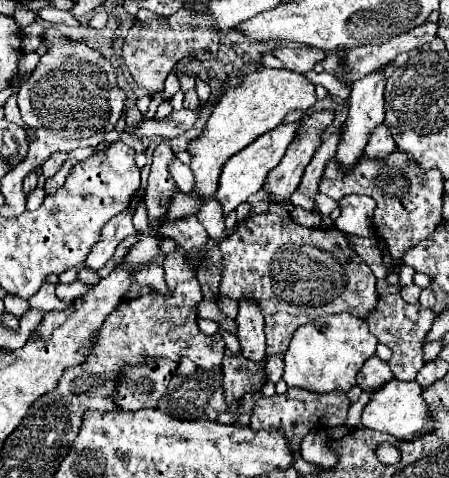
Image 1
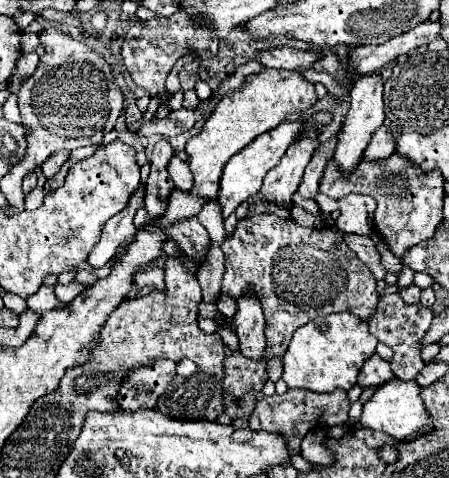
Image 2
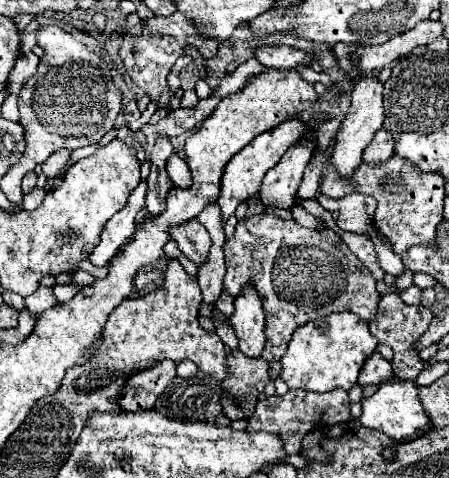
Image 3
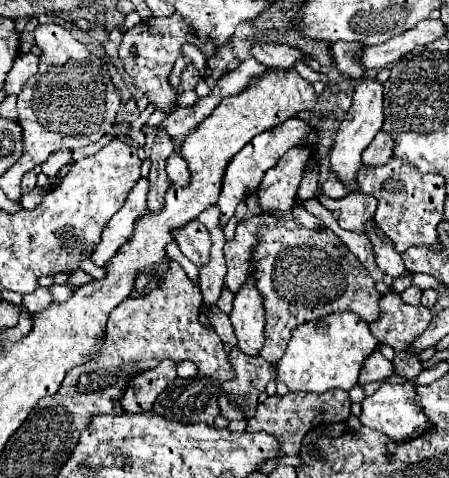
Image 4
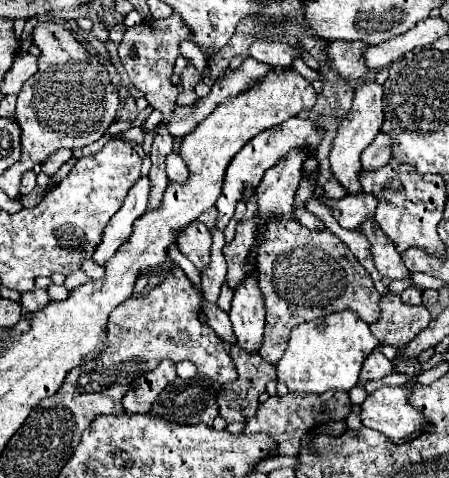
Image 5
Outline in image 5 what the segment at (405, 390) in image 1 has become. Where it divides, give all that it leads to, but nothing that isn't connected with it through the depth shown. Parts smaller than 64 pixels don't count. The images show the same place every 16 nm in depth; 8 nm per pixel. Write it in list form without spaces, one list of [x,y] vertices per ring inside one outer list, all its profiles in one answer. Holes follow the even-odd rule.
[[[382,386],[362,402],[360,420],[364,426],[382,432],[390,442],[402,444],[422,434],[424,416],[408,404],[410,386]]]

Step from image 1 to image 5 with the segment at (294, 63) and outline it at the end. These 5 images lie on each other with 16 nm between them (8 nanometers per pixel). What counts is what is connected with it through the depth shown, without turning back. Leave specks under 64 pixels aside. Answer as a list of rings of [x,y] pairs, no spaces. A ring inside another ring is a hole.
[[[254,38],[254,42],[250,44],[250,56],[260,62],[272,64],[272,68],[290,66],[296,54],[298,52],[292,46],[270,38]]]

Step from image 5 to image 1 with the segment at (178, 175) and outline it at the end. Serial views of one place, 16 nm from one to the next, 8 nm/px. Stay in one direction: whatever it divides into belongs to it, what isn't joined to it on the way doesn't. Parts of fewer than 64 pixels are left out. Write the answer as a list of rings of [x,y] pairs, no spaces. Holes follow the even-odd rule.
[[[178,158],[172,160],[172,166],[170,166],[170,176],[174,178],[176,186],[182,188],[184,192],[192,192],[192,186],[194,186],[194,180],[192,180],[192,172],[186,164],[182,164]]]

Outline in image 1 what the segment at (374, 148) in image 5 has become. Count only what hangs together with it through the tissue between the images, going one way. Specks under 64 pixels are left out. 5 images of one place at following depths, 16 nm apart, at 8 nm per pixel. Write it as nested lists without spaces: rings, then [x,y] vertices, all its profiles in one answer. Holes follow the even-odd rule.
[[[380,124],[380,128],[376,128],[376,132],[372,132],[372,140],[368,142],[368,148],[364,150],[364,156],[376,160],[376,158],[386,158],[392,154],[392,148],[396,148],[392,134],[388,132],[388,128],[384,124]]]

